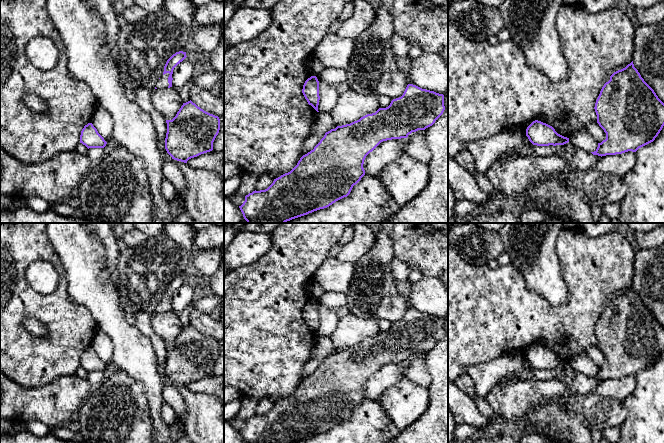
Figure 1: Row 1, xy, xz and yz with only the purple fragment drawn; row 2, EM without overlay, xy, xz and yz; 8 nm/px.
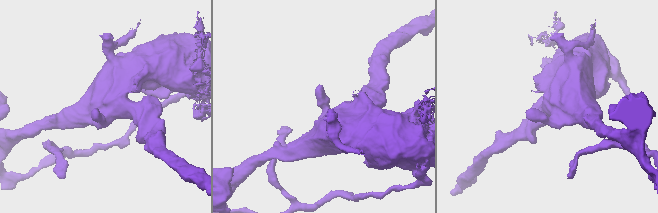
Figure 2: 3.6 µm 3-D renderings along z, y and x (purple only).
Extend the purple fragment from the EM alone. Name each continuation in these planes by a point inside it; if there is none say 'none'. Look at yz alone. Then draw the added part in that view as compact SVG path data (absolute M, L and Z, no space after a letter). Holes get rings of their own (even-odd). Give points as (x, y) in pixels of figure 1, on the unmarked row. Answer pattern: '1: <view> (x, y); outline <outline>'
none

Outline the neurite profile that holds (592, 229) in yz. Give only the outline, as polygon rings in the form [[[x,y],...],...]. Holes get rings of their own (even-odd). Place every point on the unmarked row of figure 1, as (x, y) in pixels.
[[[582,223],[580,228],[591,237],[602,236],[616,231],[617,223]]]

